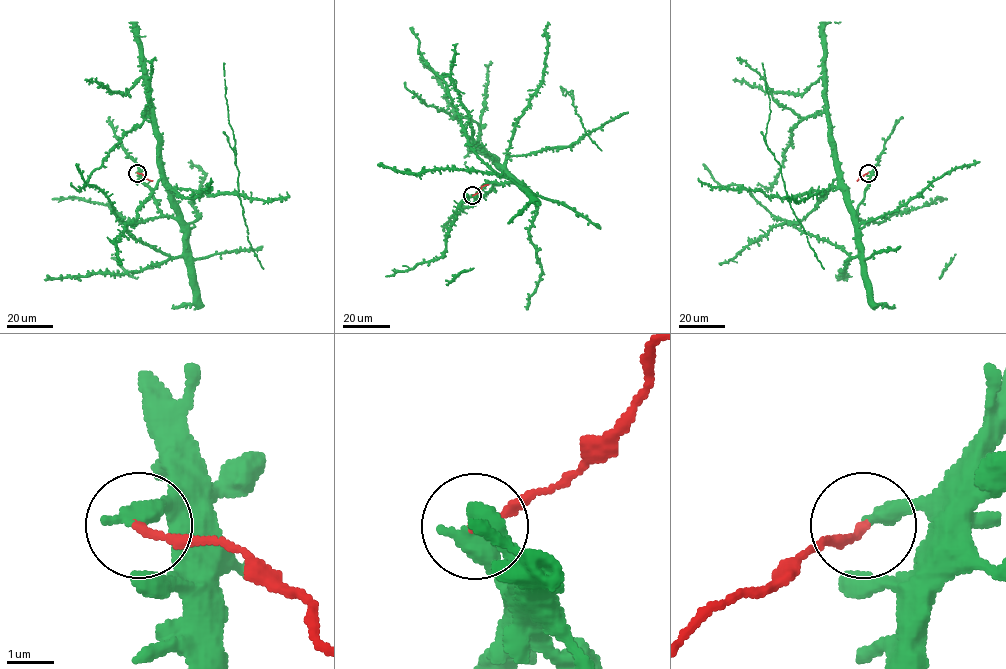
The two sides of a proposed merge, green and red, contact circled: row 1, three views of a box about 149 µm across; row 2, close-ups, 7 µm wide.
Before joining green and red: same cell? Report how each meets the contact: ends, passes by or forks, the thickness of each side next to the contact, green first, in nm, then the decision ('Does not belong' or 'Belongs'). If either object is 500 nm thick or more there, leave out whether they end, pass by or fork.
At the ring green ends. At the ring red ends. Thickness 400 nm (green) against 180 nm. Does not belong

